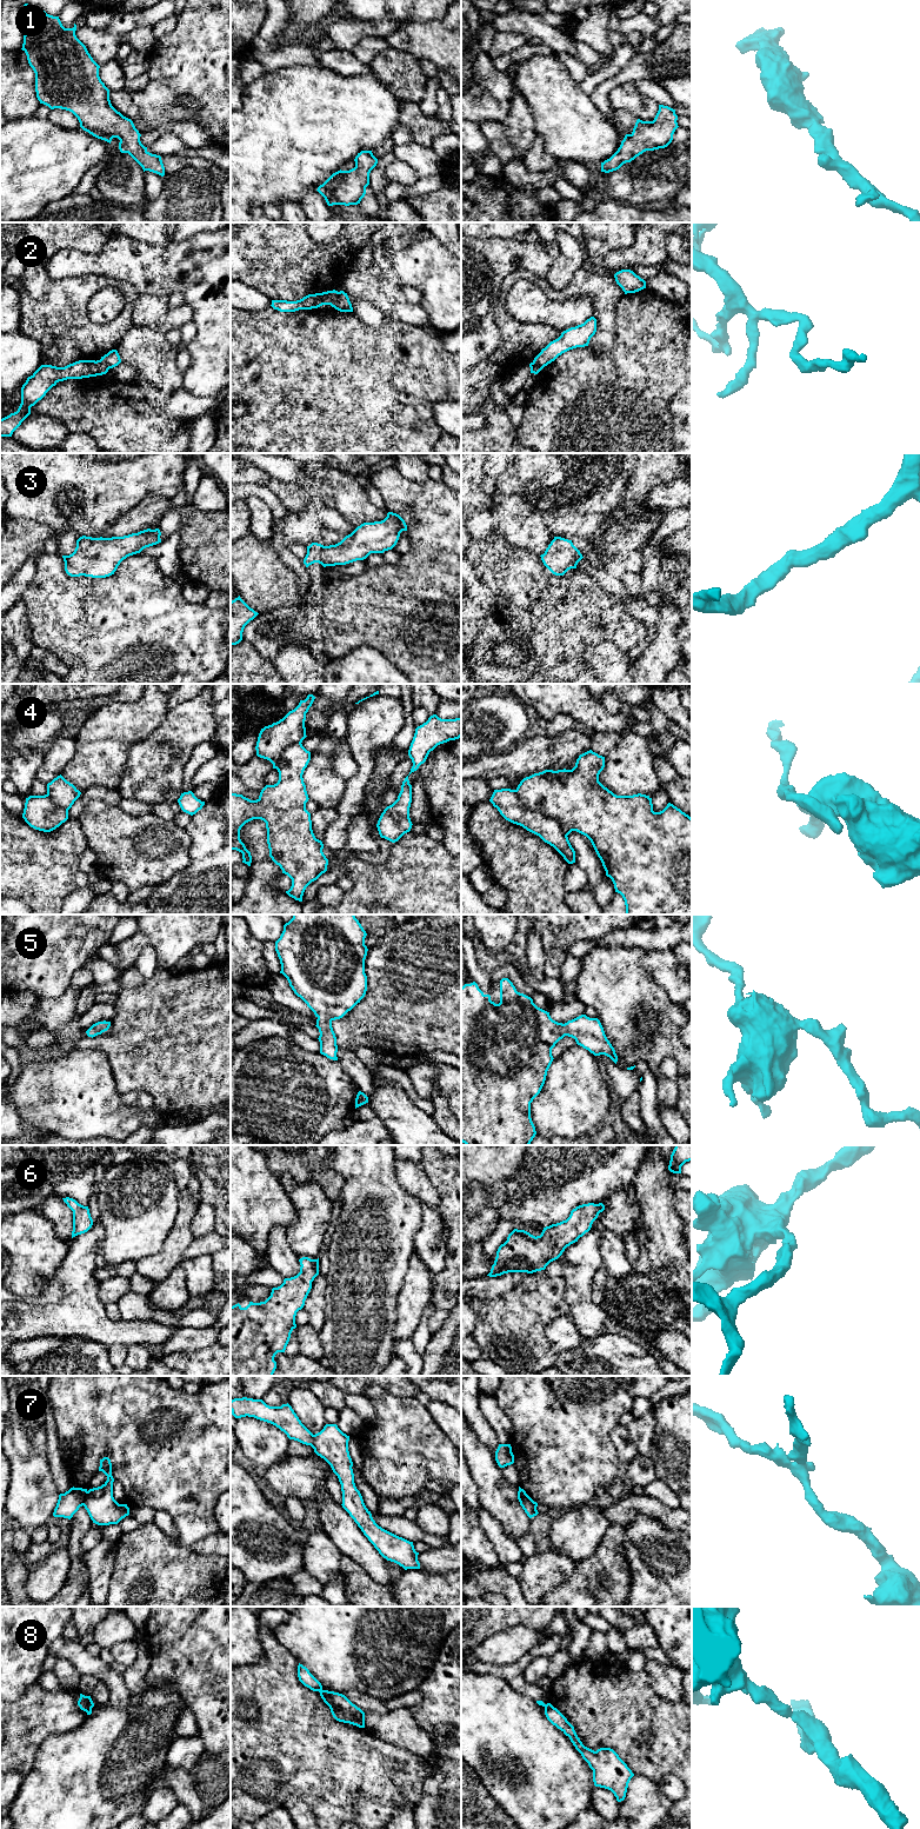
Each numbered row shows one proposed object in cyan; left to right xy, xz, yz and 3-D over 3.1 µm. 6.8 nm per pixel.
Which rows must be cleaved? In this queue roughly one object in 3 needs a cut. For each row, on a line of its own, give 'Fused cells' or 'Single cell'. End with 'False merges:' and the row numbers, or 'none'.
1: Single cell
2: Fused cells
3: Single cell
4: Fused cells
5: Single cell
6: Single cell
7: Fused cells
8: Fused cells
False merges: 2, 4, 7, 8

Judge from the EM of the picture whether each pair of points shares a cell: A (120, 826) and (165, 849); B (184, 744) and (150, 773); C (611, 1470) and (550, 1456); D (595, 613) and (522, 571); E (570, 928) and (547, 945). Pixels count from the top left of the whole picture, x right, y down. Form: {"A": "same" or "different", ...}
{"A": "same", "B": "same", "C": "same", "D": "same", "E": "same"}

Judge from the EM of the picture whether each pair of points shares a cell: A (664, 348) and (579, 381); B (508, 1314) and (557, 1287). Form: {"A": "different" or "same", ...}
{"A": "same", "B": "same"}

